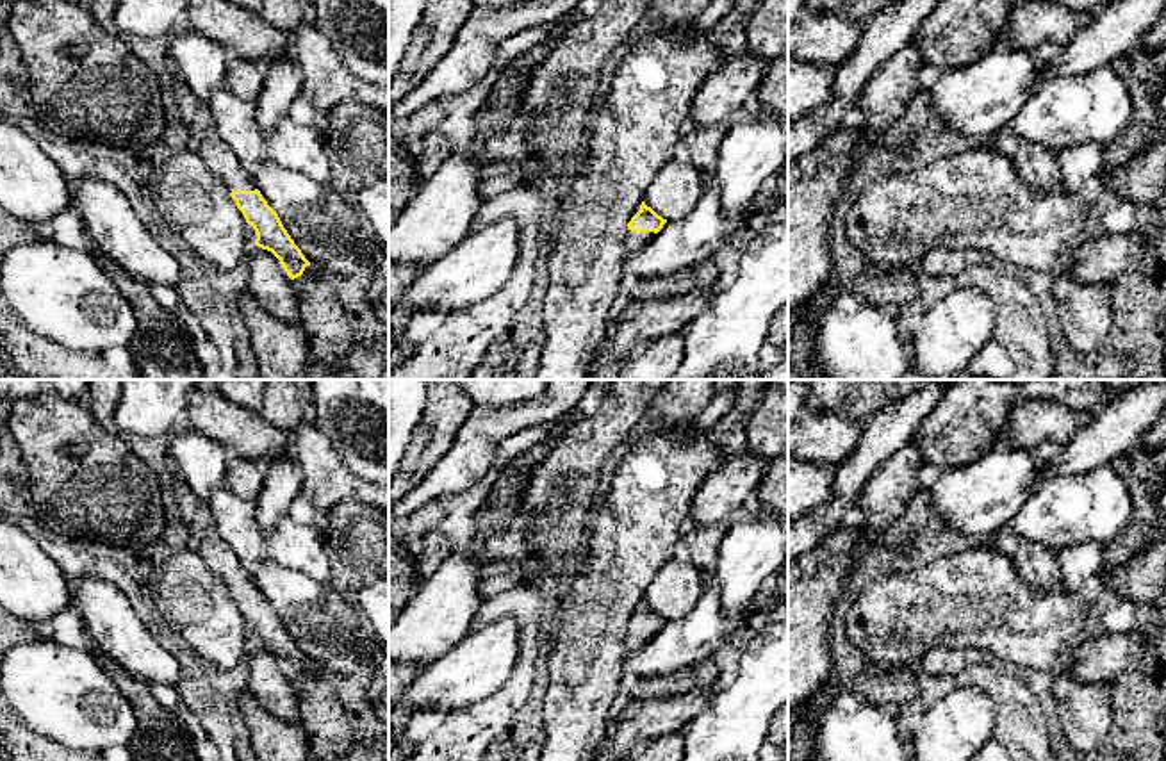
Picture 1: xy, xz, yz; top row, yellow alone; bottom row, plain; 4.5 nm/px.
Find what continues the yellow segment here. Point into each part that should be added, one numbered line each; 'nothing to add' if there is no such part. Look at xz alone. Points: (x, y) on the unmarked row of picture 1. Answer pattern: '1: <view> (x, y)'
1: xz (633, 638)

